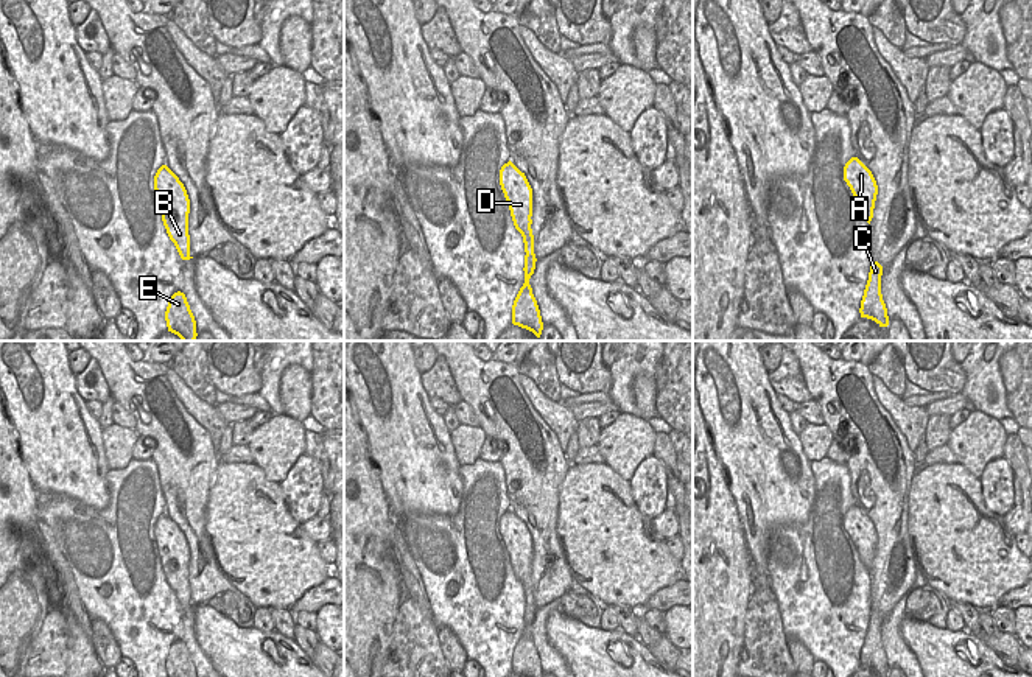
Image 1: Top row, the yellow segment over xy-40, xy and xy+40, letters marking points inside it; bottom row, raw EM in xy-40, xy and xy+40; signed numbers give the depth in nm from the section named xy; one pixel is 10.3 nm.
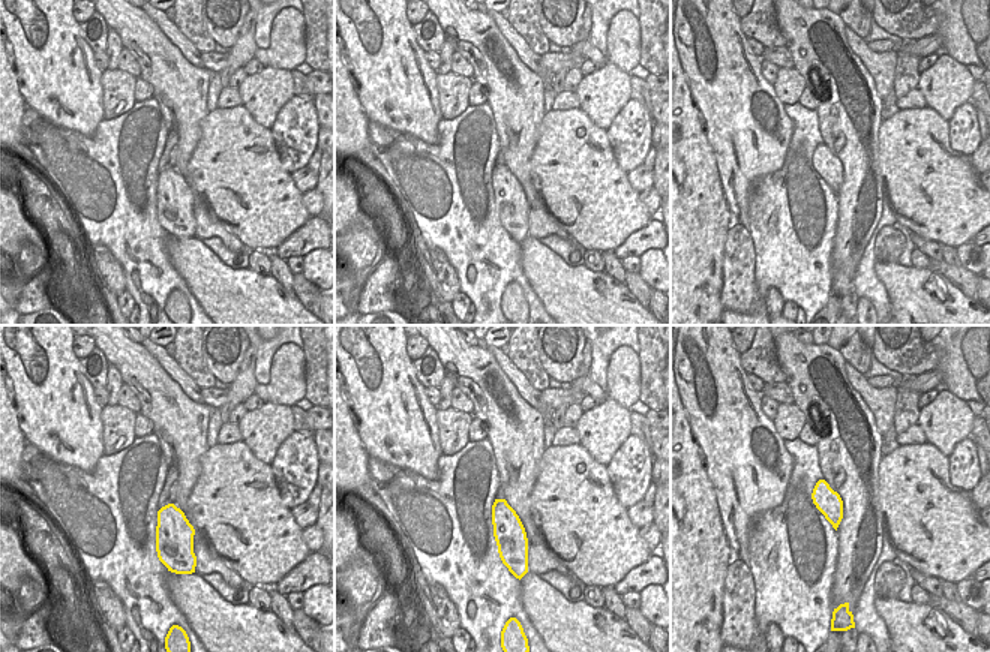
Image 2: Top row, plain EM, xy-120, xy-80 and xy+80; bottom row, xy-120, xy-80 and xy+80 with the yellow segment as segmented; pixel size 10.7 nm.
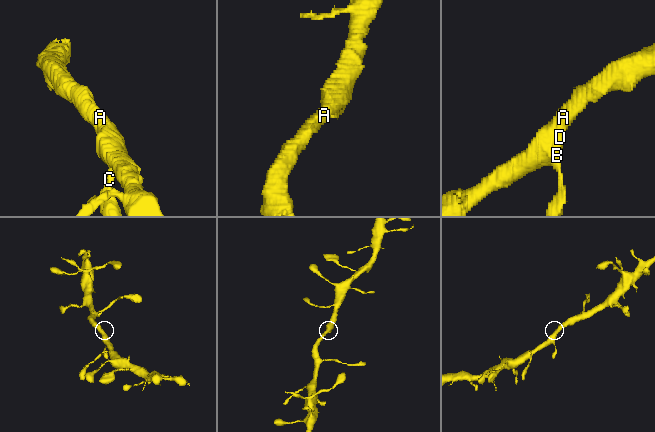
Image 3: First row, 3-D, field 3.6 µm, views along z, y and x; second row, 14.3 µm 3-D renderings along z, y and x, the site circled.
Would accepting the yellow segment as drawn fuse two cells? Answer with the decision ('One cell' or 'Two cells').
One cell

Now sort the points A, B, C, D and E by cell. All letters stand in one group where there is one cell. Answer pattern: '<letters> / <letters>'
A B C D E

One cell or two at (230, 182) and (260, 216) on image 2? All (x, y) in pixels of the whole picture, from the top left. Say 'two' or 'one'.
one

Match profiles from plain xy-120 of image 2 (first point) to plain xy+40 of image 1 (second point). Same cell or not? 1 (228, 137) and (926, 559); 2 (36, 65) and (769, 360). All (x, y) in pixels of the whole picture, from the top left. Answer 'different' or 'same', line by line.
1: same
2: different

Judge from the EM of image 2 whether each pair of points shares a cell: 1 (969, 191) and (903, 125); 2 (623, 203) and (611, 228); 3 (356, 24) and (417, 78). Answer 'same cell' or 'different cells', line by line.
1: same cell
2: same cell
3: same cell

